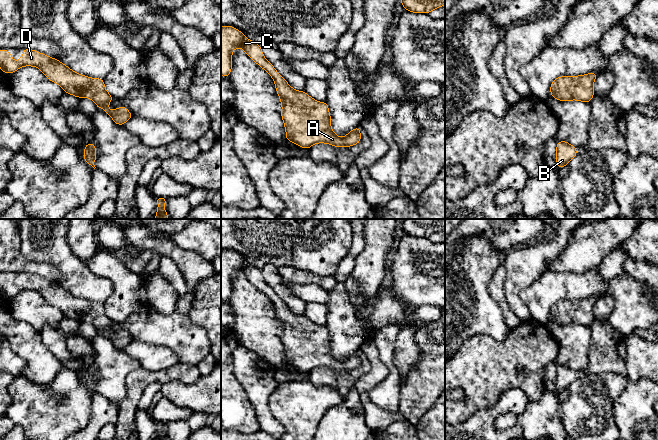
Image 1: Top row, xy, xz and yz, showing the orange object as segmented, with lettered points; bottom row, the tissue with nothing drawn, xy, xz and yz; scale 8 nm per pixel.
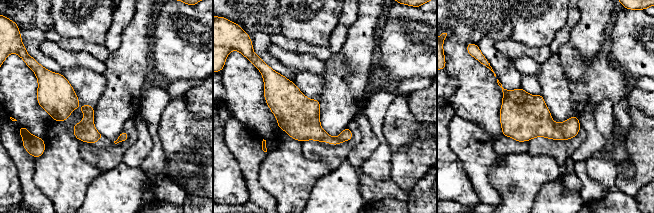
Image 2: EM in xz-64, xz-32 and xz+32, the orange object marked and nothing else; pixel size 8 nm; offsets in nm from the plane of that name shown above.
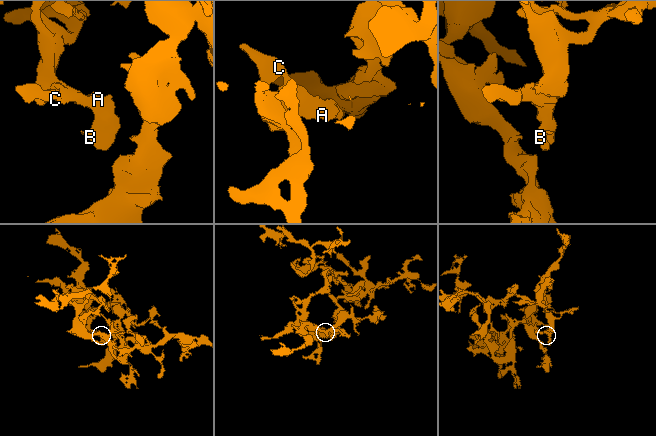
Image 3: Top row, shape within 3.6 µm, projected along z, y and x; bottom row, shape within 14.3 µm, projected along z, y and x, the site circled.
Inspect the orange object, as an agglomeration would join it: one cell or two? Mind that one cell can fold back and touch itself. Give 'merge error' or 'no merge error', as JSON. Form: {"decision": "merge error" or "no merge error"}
{"decision": "no merge error"}

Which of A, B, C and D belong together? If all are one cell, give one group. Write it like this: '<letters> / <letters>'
A B C D

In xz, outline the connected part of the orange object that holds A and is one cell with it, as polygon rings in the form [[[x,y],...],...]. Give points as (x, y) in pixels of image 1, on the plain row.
[[[221,250],[221,300],[228,301],[232,292],[232,275],[242,272],[247,279],[273,302],[281,324],[281,341],[286,354],[286,364],[309,373],[316,367],[335,371],[350,371],[361,365],[360,351],[345,361],[338,361],[331,353],[328,328],[318,326],[304,315],[294,314],[263,279],[261,270],[248,264],[232,250]]]

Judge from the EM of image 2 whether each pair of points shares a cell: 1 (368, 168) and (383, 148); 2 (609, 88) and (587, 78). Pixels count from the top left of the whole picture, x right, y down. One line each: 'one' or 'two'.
1: one
2: one

